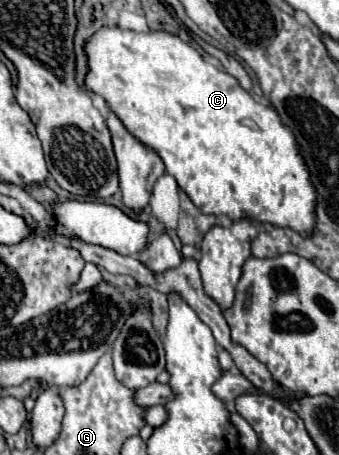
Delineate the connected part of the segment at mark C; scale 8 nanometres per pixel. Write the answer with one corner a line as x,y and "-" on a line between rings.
100,27
88,37
84,51
88,57
84,87
104,97
128,133
160,155
166,173
178,181
180,189
188,193
200,211
208,211
210,215
224,213
234,221
250,217
276,227
292,227
300,235
312,231
312,223
316,223
316,193
312,191
312,183
308,183
308,167
304,167
292,131
280,123
272,107
256,103
232,75
206,63
196,49
166,31
136,33
120,27

